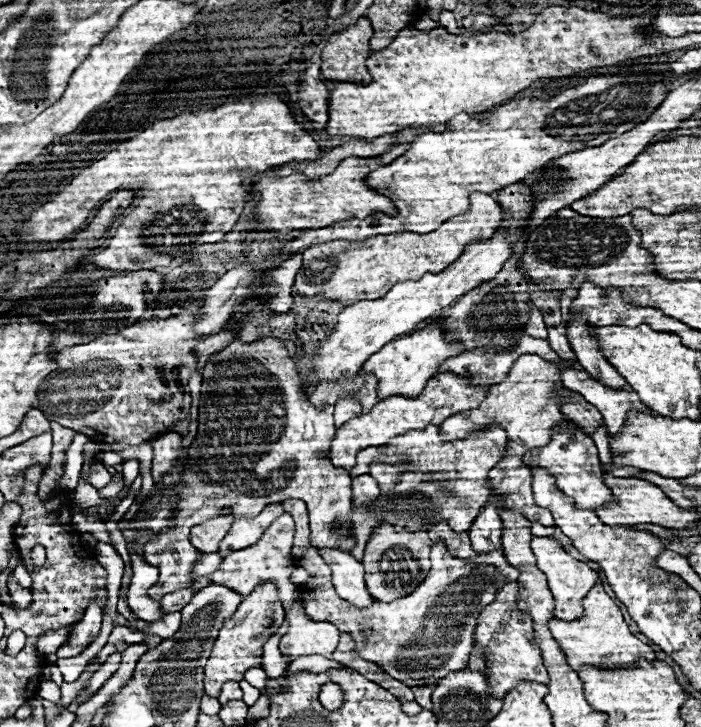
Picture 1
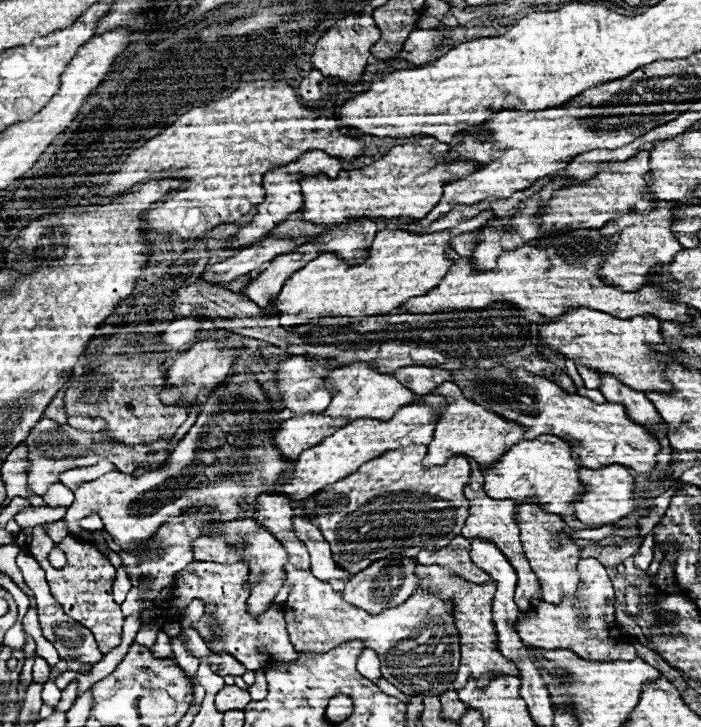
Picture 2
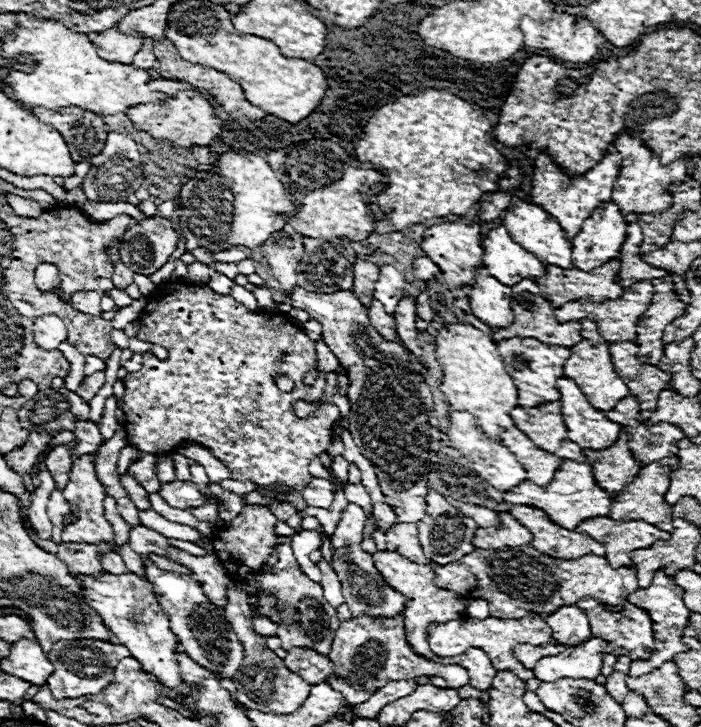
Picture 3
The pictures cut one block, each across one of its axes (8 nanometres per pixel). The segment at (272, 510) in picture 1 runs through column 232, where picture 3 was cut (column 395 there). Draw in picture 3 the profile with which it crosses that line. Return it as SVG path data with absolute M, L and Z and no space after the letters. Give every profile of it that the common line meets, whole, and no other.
M394 524L386 532L386 549L396 551L413 562L431 566L436 574L434 582L438 588L446 588L464 596L476 594L476 598L486 600L492 608L492 616L500 620L522 618L528 612L552 614L556 612L556 608L564 604L576 604L584 596L590 596L596 602L604 604L610 612L620 612L620 608L624 608L626 604L626 598L639 589L634 568L624 566L614 570L608 560L596 554L588 554L578 560L550 558L534 550L530 544L502 550L476 548L472 554L460 558L458 562L438 566L425 557L416 524Z

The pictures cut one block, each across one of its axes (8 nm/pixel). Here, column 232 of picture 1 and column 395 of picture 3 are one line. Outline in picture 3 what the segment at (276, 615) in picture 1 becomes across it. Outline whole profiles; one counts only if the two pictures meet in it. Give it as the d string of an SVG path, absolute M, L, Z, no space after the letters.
M362 614L340 622L328 658L336 664L334 672L338 676L344 676L344 680L348 678L350 684L358 684L362 688L380 688L394 680L410 680L418 676L440 676L446 680L448 688L454 690L468 684L468 674L462 666L436 664L422 660L412 652L404 634L404 614L396 614L392 618L374 618L370 614Z

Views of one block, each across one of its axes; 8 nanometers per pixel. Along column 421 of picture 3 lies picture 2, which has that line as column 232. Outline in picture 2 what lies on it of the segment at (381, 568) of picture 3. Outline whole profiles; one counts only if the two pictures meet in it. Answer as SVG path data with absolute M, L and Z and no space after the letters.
M196 562L184 568L184 572L178 572L176 576L176 588L168 604L160 606L158 618L170 618L178 620L184 614L184 608L194 600L200 598L204 604L216 604L216 620L222 630L222 638L219 641L208 643L208 646L215 652L228 652L232 654L238 662L246 666L246 670L260 670L266 668L268 664L274 662L294 662L298 660L298 652L288 640L286 632L286 620L284 614L276 608L270 606L264 616L258 620L252 620L246 612L246 600L248 600L248 590L246 590L246 580L248 580L248 564L246 562L236 562L236 564L216 564L216 562Z

